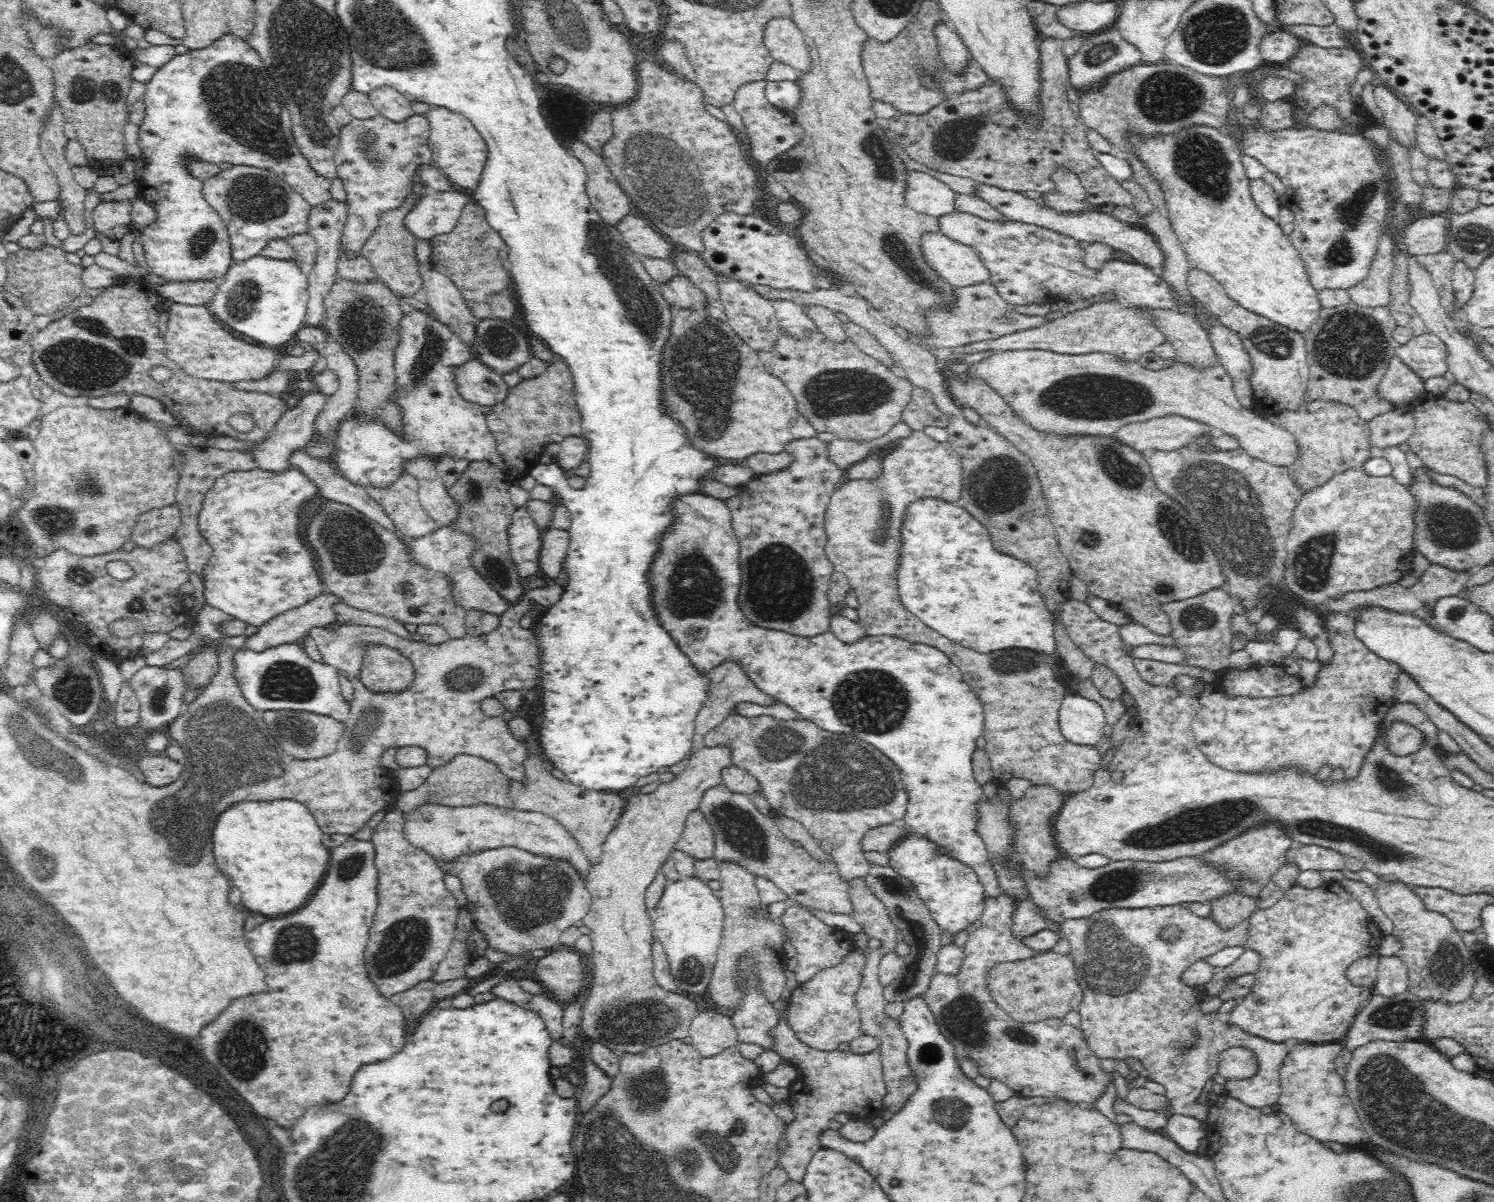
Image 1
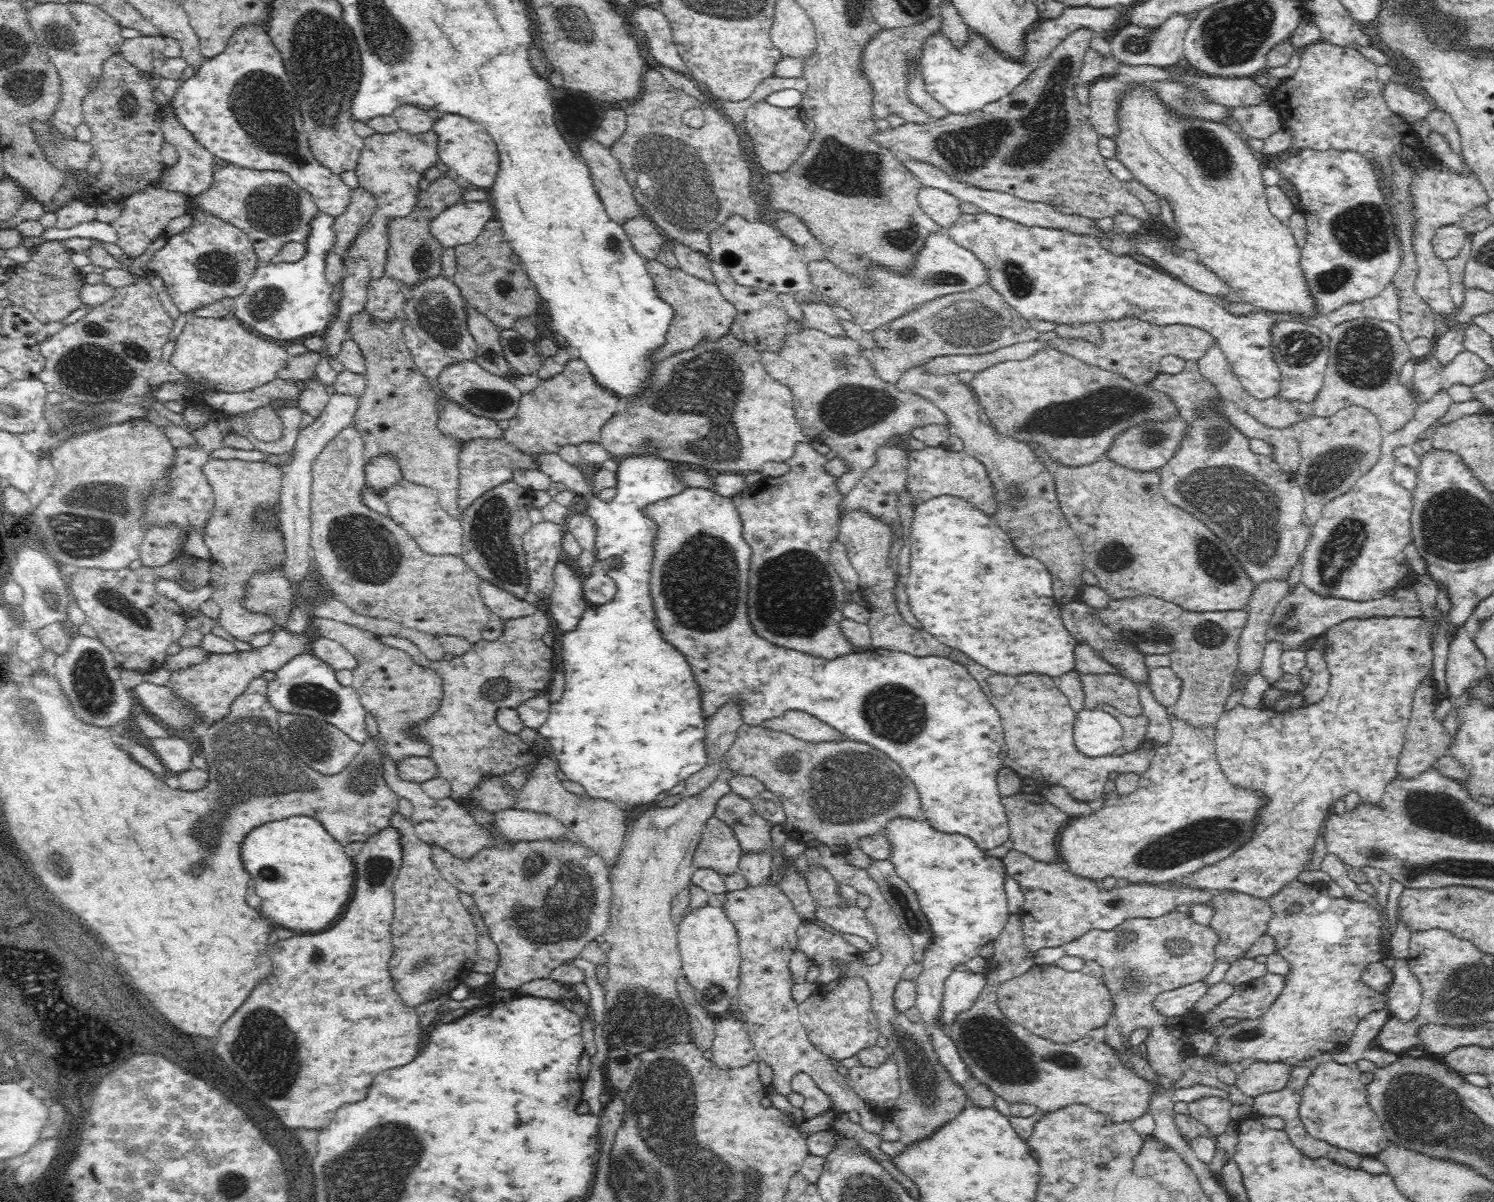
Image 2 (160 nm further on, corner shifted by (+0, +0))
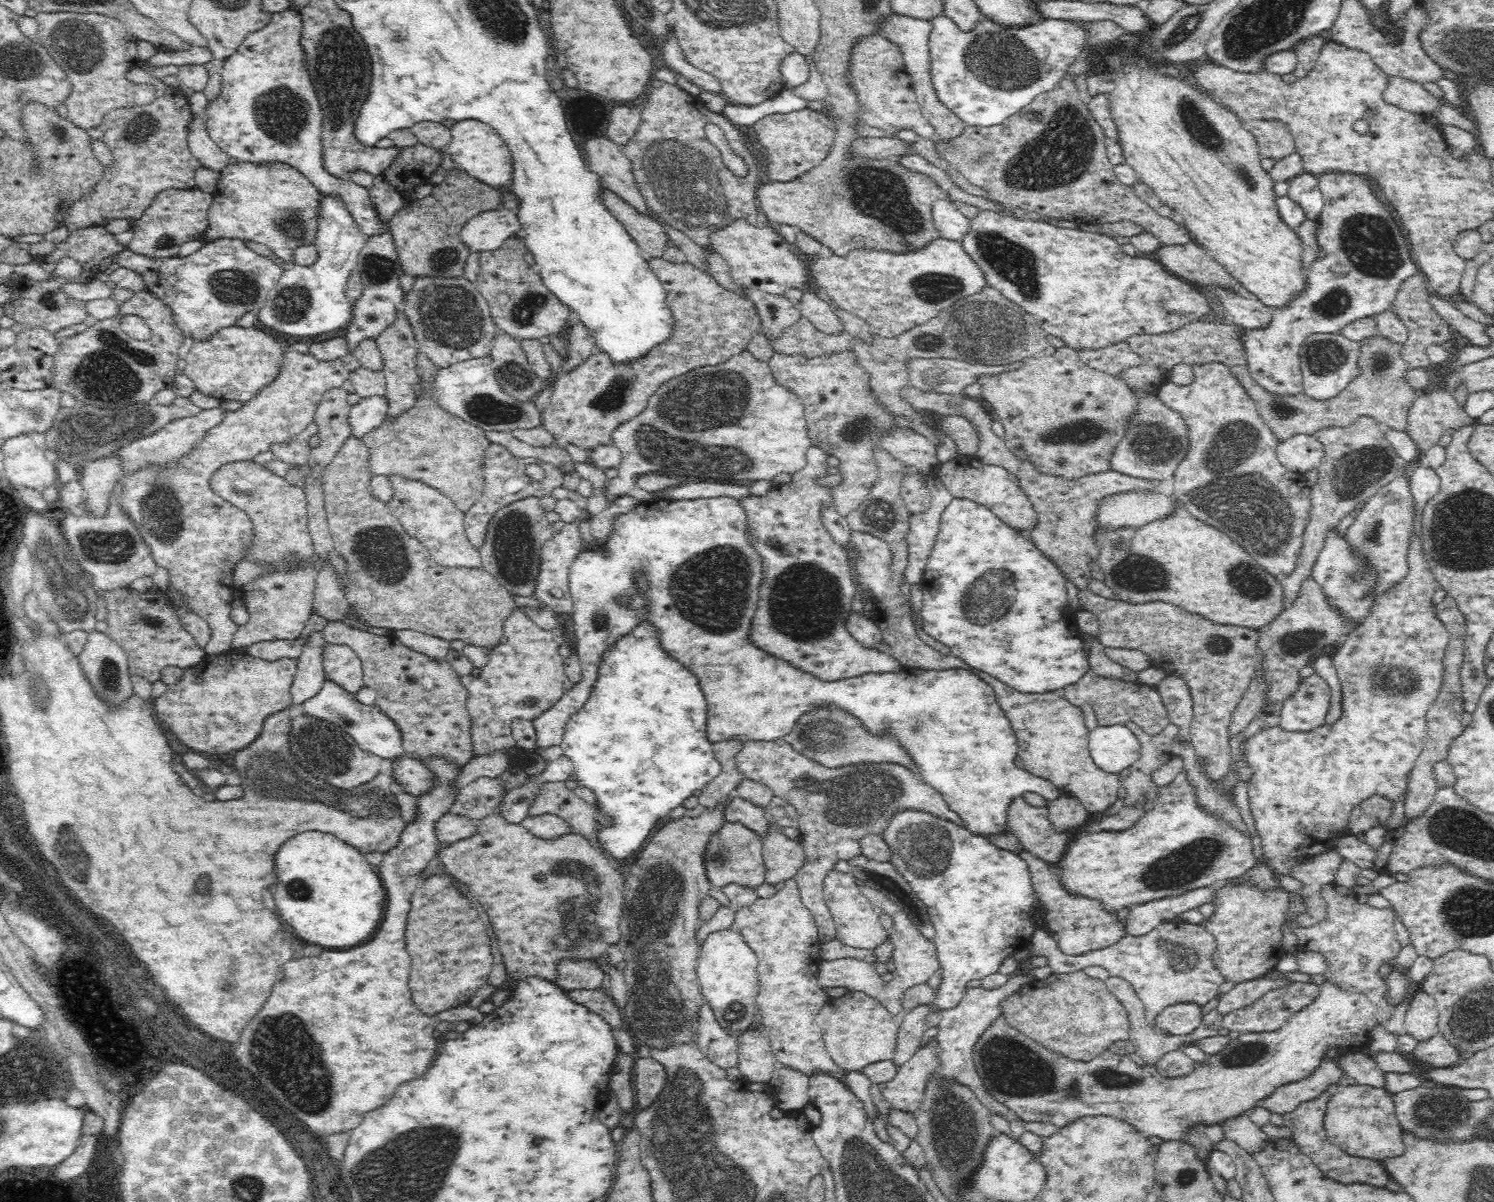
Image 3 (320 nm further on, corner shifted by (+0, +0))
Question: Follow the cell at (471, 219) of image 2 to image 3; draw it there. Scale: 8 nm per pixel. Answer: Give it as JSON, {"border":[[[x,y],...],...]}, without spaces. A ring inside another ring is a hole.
{"border":[[[504,207],[472,215],[456,232],[460,244],[470,251],[498,249],[506,238],[520,234],[516,213]]]}

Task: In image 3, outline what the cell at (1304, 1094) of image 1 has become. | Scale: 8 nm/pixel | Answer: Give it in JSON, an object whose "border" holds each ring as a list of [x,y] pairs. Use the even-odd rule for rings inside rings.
{"border":[[[1345,1082],[1334,1083],[1331,1086],[1322,1115],[1322,1127],[1328,1141],[1349,1156],[1380,1162],[1404,1154],[1406,1146],[1402,1140],[1402,1128],[1396,1123],[1394,1102],[1390,1093],[1384,1088],[1376,1088],[1368,1083]]]}

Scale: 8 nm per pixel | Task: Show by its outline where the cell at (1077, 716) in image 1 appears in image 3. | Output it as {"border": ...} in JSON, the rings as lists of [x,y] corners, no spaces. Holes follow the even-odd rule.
{"border":[[[1112,721],[1088,732],[1088,750],[1098,768],[1122,774],[1137,759],[1139,740],[1123,722]]]}

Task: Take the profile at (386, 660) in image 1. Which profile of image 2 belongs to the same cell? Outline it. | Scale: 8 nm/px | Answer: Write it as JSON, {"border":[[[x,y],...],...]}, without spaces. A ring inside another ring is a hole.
{"border":[[[313,616],[311,623],[315,636],[331,638],[346,648],[351,655],[358,656],[358,666],[351,670],[354,676],[353,688],[357,691],[362,707],[376,720],[388,758],[398,764],[410,755],[430,757],[427,746],[421,740],[410,738],[405,730],[411,724],[426,720],[438,708],[442,681],[438,679],[436,672],[412,662],[412,658],[399,648],[381,643],[370,631],[330,618]]]}

